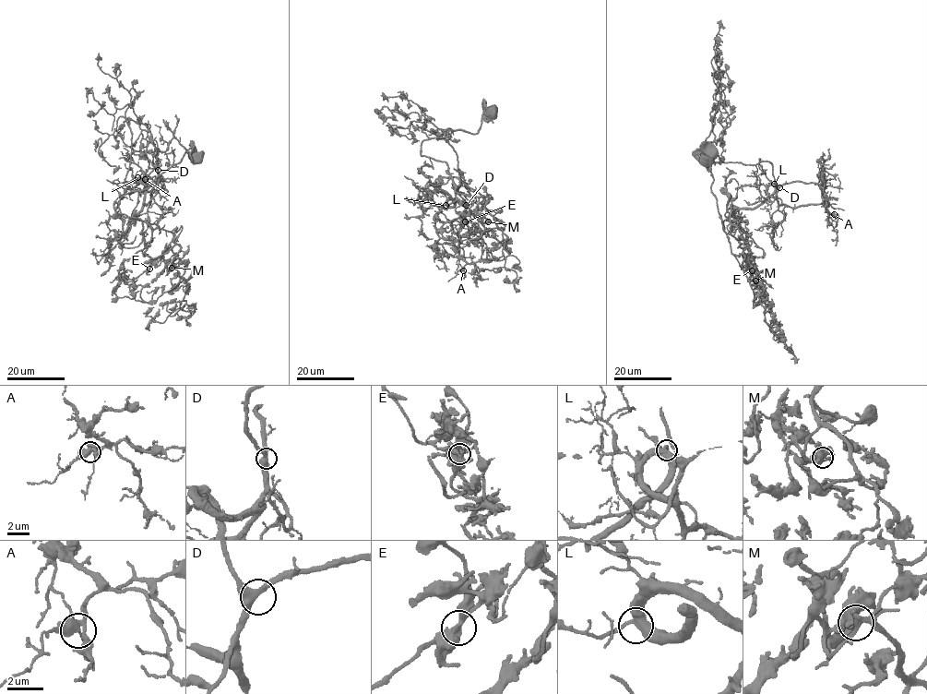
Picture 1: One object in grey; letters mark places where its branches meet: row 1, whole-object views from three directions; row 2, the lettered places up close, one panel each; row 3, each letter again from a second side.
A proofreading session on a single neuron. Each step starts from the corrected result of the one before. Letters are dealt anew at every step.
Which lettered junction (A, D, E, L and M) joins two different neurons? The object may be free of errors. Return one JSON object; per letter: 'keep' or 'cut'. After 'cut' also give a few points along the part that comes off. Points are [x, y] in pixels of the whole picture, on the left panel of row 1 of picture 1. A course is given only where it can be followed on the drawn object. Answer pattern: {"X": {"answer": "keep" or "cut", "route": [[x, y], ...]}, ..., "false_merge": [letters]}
{"A": {"answer": "keep"}, "D": {"answer": "keep"}, "E": {"answer": "cut", "route": [[149, 268], [152, 227], [129, 221], [139, 178], [156, 185], [140, 193], [148, 158], [114, 128]]}, "L": {"answer": "keep"}, "M": {"answer": "keep"}, "false_merge": ["E"]}

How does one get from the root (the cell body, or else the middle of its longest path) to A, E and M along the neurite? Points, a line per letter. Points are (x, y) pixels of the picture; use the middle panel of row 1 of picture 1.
A: (493, 112), (477, 133), (452, 130), (445, 138), (457, 155), (458, 192), (467, 208), (452, 223), (463, 270)
E: (493, 112), (476, 133), (450, 130), (421, 146), (421, 156), (445, 162), (455, 191), (472, 200), (465, 221)
M: (493, 112), (476, 133), (450, 130), (421, 146), (421, 156), (445, 162), (455, 191), (491, 199), (488, 221)

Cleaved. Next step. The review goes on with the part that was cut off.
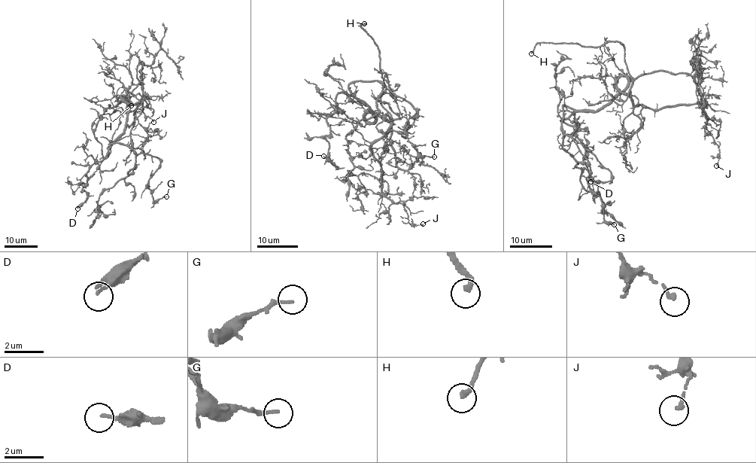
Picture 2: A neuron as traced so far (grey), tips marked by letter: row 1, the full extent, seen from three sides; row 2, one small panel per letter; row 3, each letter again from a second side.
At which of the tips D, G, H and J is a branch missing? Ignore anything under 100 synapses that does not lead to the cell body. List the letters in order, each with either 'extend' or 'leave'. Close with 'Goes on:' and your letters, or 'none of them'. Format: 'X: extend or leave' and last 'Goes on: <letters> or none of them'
D: leave
G: leave
H: extend
J: leave
Goes on: H

